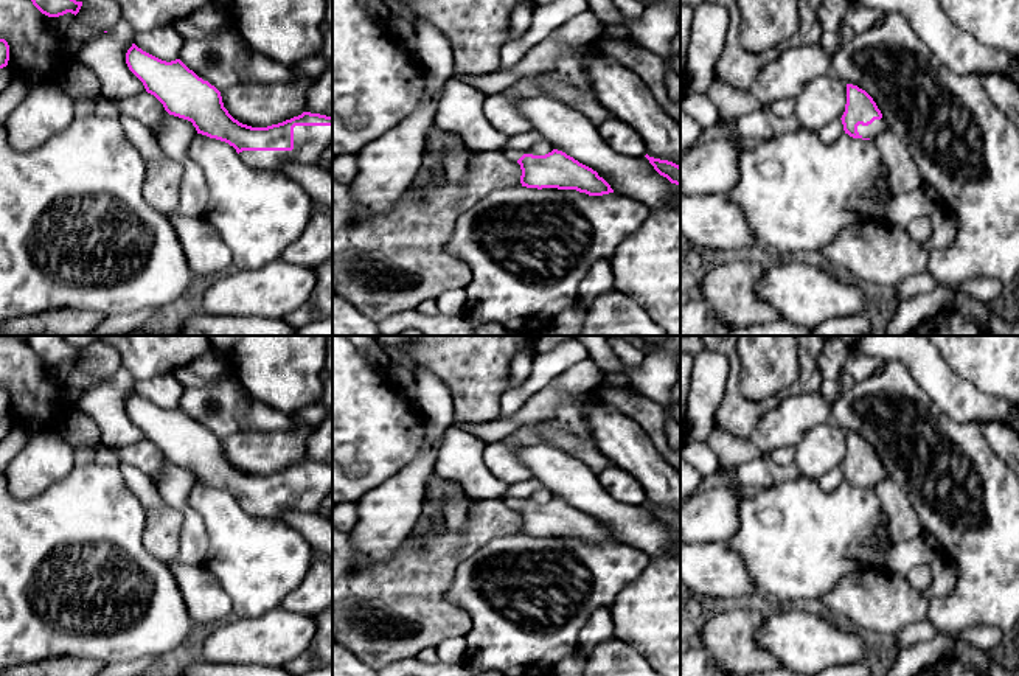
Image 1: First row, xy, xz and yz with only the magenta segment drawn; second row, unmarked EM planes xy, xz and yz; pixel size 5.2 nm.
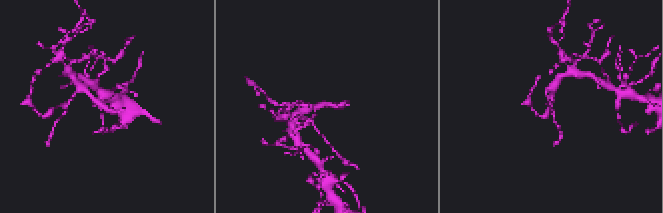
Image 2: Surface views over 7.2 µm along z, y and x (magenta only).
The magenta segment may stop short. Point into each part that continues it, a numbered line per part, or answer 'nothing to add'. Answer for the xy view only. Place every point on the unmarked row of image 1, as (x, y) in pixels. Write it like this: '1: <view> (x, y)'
1: xy (309, 490)

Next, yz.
1: yz (873, 477)

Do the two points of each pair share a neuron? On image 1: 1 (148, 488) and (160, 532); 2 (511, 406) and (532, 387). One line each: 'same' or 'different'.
1: same
2: same

